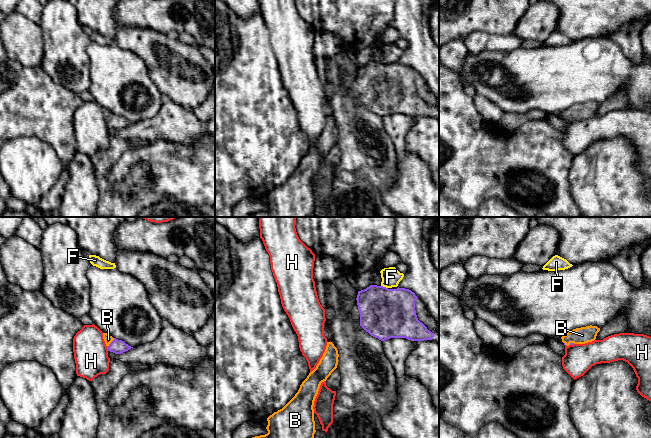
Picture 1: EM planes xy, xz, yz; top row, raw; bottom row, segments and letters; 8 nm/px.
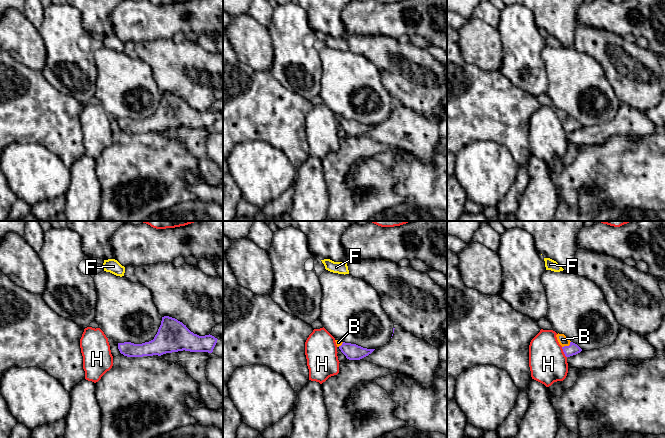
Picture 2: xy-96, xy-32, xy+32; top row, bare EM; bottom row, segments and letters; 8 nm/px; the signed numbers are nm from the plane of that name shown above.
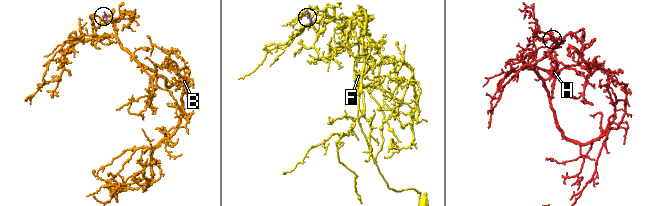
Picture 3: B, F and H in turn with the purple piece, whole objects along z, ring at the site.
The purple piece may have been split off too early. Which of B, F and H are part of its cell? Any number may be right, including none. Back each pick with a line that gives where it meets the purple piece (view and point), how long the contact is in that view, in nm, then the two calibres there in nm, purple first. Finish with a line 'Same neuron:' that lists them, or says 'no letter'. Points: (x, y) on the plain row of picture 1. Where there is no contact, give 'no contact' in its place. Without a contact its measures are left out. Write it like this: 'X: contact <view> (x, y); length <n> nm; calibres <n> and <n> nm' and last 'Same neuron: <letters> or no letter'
B: contact xy (111, 118); length 90 nm; calibres 110 and 70 nm
Same neuron: B

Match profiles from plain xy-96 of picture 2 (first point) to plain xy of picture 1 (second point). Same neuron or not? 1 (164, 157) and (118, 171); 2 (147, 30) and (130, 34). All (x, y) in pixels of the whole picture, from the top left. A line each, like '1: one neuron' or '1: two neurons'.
1: two neurons
2: two neurons

